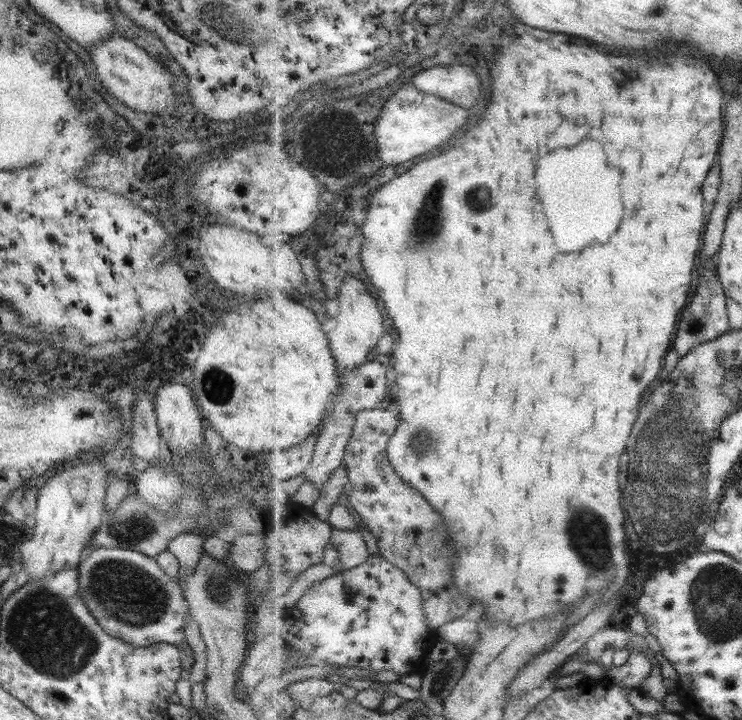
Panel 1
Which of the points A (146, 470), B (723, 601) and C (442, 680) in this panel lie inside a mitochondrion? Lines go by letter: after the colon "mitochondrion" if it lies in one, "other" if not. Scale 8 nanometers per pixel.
A: other
B: mitochondrion
C: mitochondrion

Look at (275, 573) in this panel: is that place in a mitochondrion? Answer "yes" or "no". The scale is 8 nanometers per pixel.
no

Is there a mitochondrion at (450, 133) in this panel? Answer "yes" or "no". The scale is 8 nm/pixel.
no

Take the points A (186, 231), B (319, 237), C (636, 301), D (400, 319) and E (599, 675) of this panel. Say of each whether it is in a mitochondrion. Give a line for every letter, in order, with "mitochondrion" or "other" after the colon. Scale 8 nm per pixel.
A: other
B: other
C: other
D: other
E: other

